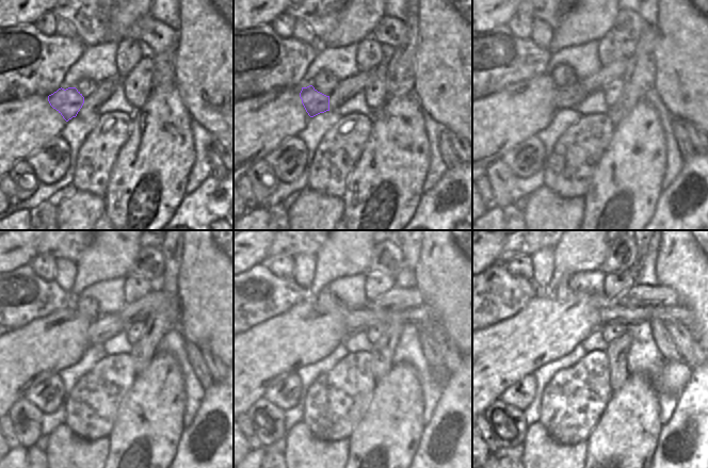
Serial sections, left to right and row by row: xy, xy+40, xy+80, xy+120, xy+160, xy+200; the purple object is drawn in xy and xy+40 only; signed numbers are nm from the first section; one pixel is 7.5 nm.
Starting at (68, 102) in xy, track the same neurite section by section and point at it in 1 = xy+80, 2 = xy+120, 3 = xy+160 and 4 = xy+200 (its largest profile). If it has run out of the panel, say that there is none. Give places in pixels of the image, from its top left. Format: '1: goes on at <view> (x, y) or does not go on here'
1: goes on at xy+80 (568, 97)
2: goes on at xy+120 (105, 327)
3: goes on at xy+160 (358, 321)
4: goes on at xy+200 (622, 315)

